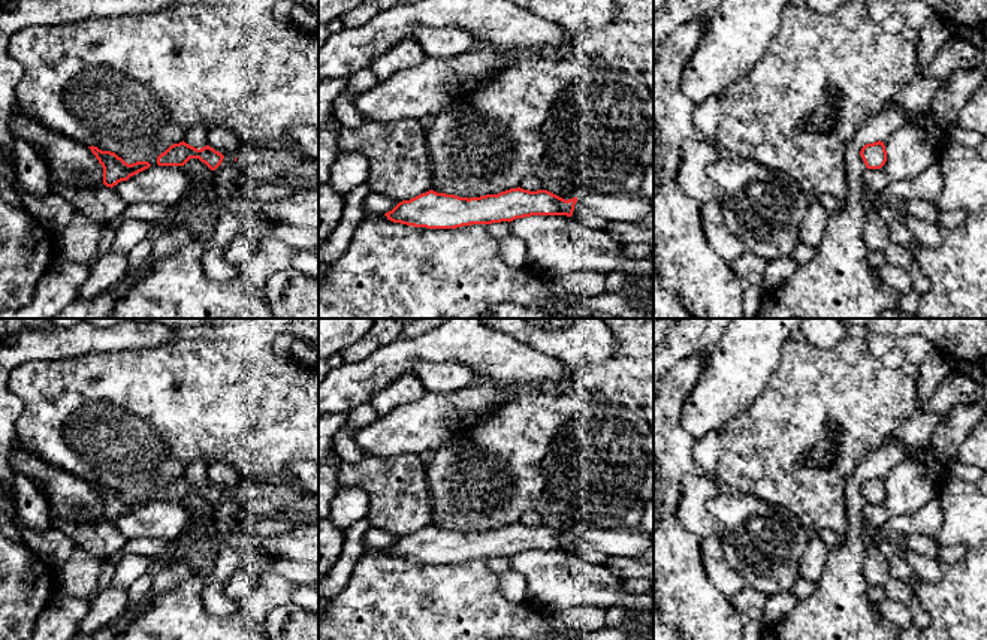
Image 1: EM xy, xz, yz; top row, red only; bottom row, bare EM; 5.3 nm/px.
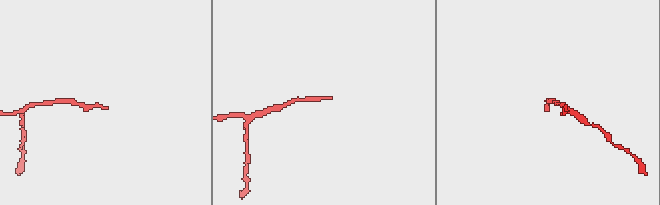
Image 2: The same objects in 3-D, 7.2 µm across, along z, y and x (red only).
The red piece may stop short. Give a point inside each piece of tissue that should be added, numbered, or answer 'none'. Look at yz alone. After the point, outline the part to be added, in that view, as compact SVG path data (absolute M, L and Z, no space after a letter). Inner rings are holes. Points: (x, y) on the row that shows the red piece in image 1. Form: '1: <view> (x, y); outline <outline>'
none

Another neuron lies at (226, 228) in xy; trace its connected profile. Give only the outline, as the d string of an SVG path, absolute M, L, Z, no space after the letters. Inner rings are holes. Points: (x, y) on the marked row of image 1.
M223 214L214 224L214 235L206 245L206 251L224 247L238 233L238 218L232 214Z

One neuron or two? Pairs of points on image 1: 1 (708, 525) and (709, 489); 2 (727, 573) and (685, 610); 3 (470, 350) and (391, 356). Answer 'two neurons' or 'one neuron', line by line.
1: one neuron
2: two neurons
3: one neuron

